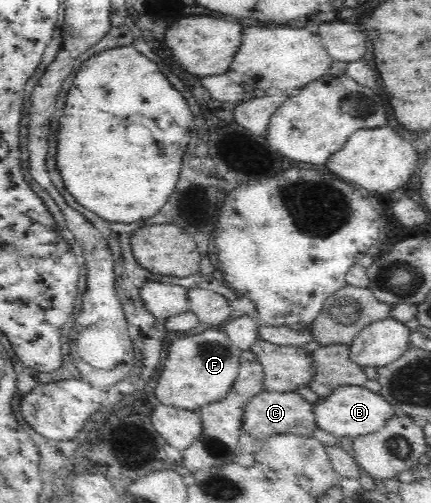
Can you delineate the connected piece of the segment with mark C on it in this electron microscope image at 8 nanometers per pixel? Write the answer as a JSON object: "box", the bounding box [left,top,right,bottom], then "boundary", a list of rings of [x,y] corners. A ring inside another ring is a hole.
{"box":[234,391,318,466],"boundary":[[[261,391],[252,396],[243,408],[243,422],[234,461],[243,466],[255,464],[255,454],[267,442],[270,436],[291,433],[313,437],[318,428],[314,413],[314,404],[301,397],[296,391],[275,392]]]}

